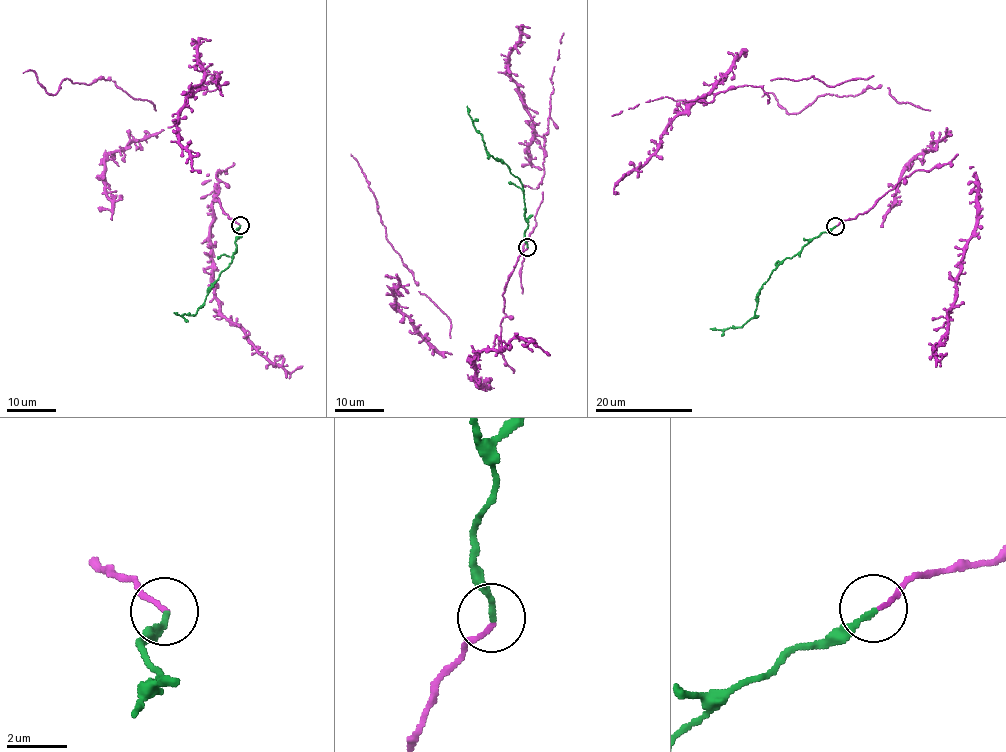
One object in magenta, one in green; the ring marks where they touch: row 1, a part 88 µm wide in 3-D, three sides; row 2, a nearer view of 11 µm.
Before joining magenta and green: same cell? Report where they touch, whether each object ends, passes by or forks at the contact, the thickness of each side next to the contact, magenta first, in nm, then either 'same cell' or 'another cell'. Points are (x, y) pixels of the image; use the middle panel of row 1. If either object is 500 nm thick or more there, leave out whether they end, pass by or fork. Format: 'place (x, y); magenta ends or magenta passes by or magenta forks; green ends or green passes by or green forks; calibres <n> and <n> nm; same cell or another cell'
place (527, 247); magenta ends; green ends; calibres 140 and 170 nm; same cell

